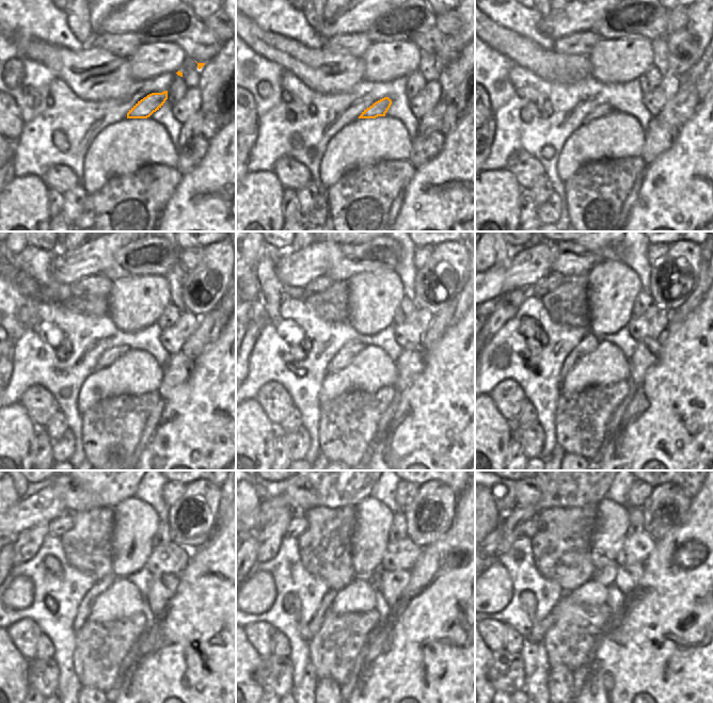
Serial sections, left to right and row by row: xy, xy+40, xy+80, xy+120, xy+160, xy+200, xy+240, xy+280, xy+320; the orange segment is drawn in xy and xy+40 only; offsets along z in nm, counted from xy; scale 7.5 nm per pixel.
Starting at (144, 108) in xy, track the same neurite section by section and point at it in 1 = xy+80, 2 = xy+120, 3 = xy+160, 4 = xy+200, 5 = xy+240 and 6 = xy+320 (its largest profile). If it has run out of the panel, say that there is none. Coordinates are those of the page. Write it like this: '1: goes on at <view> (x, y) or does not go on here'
1: goes on at xy+80 (603, 110)
2: goes on at xy+120 (109, 356)
3: goes on at xy+160 (346, 354)
4: goes on at xy+200 (588, 344)
5: goes on at xy+240 (91, 596)
6: goes on at xy+320 (538, 632)

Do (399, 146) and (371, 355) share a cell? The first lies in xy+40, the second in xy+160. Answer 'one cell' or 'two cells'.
one cell

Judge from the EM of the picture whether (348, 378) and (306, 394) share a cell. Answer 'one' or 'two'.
two

